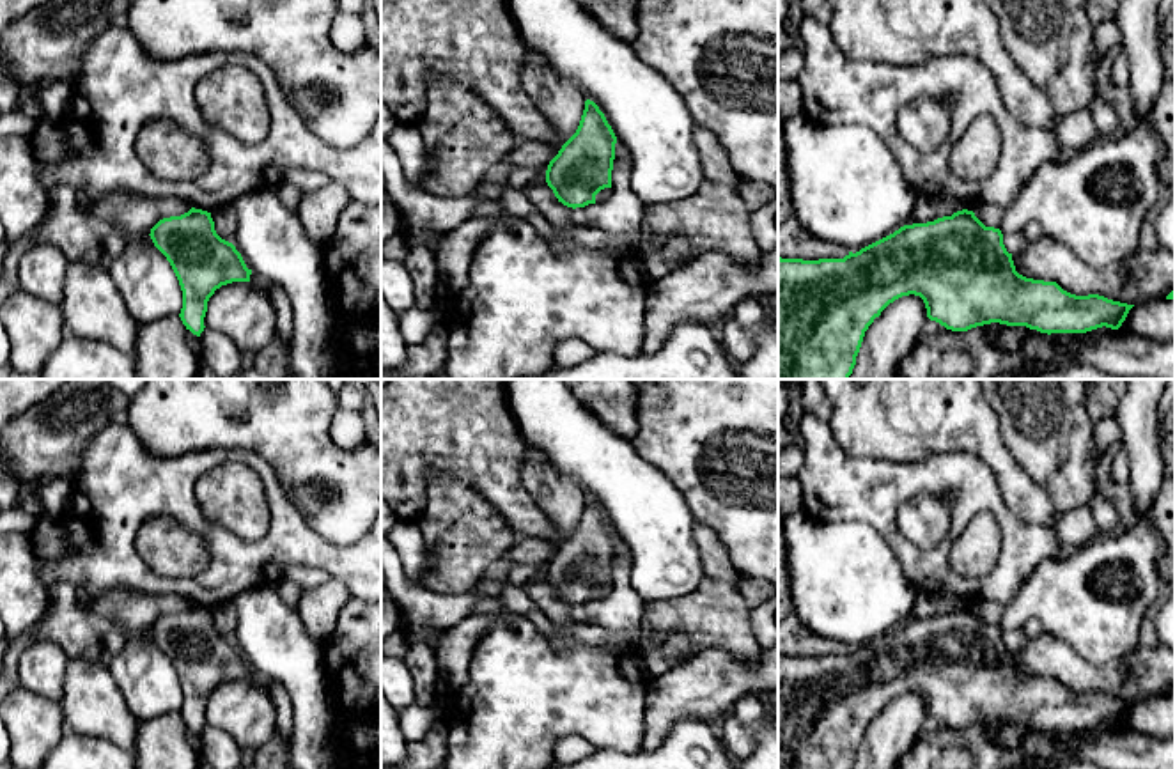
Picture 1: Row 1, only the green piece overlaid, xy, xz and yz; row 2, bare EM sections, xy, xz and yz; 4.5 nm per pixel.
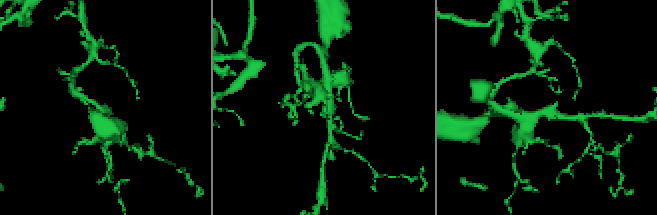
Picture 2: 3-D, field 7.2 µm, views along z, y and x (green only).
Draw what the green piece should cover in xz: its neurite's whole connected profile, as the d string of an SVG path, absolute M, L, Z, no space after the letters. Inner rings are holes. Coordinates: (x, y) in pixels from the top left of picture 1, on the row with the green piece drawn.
M587 99L576 133L549 161L546 183L567 207L595 204L595 195L611 188L617 136L599 106Z

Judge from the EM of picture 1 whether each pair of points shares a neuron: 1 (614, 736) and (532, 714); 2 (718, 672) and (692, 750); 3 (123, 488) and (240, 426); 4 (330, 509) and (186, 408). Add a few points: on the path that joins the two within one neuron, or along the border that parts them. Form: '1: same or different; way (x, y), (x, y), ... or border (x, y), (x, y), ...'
1: same; way (594, 722), (555, 722), (552, 718)
2: different; border (711, 722), (684, 718), (663, 739)
3: different; border (229, 447), (197, 449), (169, 458), (147, 452)
4: same; way (311, 473), (254, 417), (227, 408)

